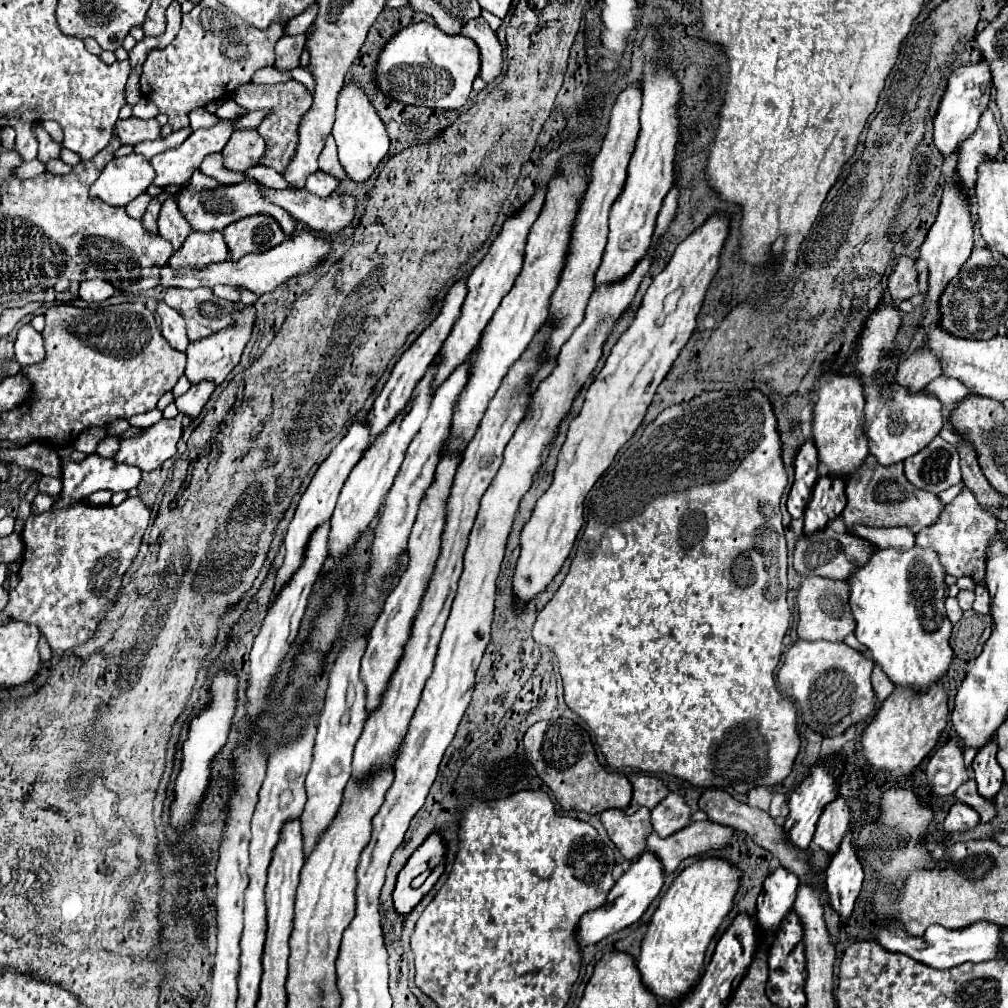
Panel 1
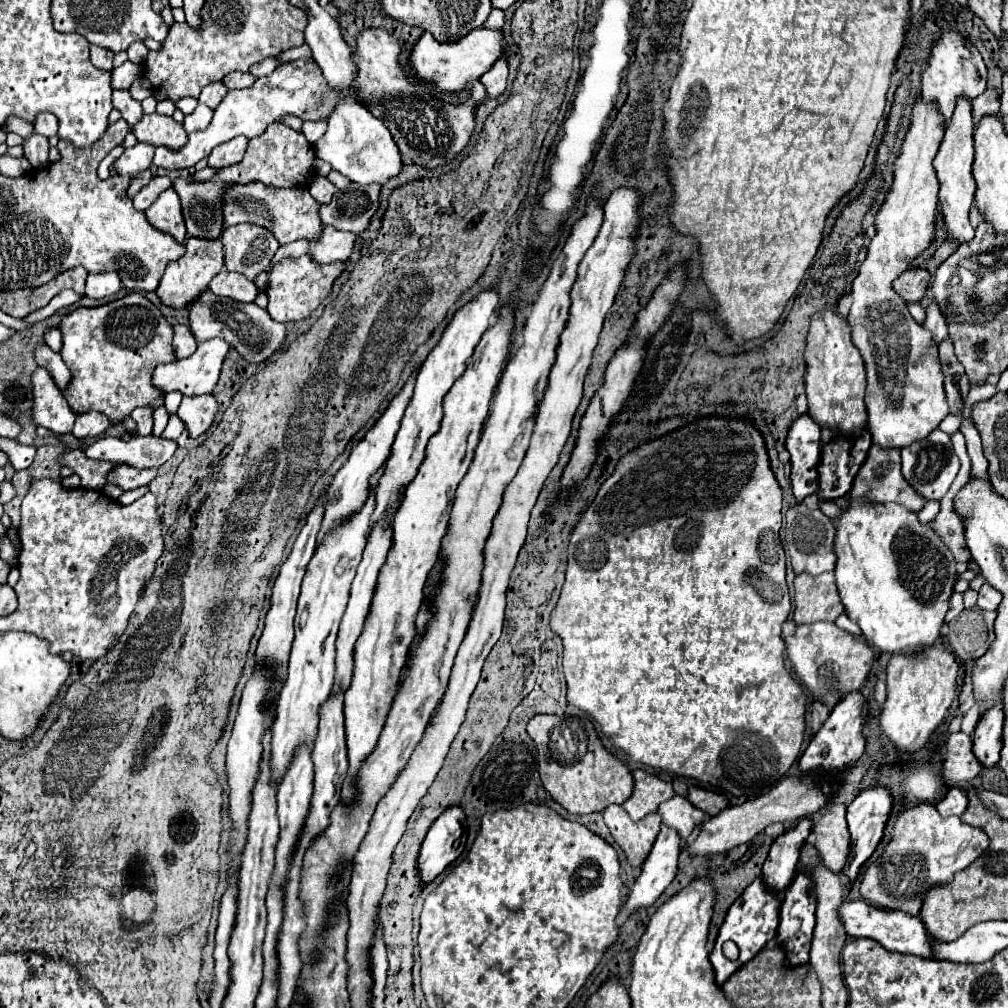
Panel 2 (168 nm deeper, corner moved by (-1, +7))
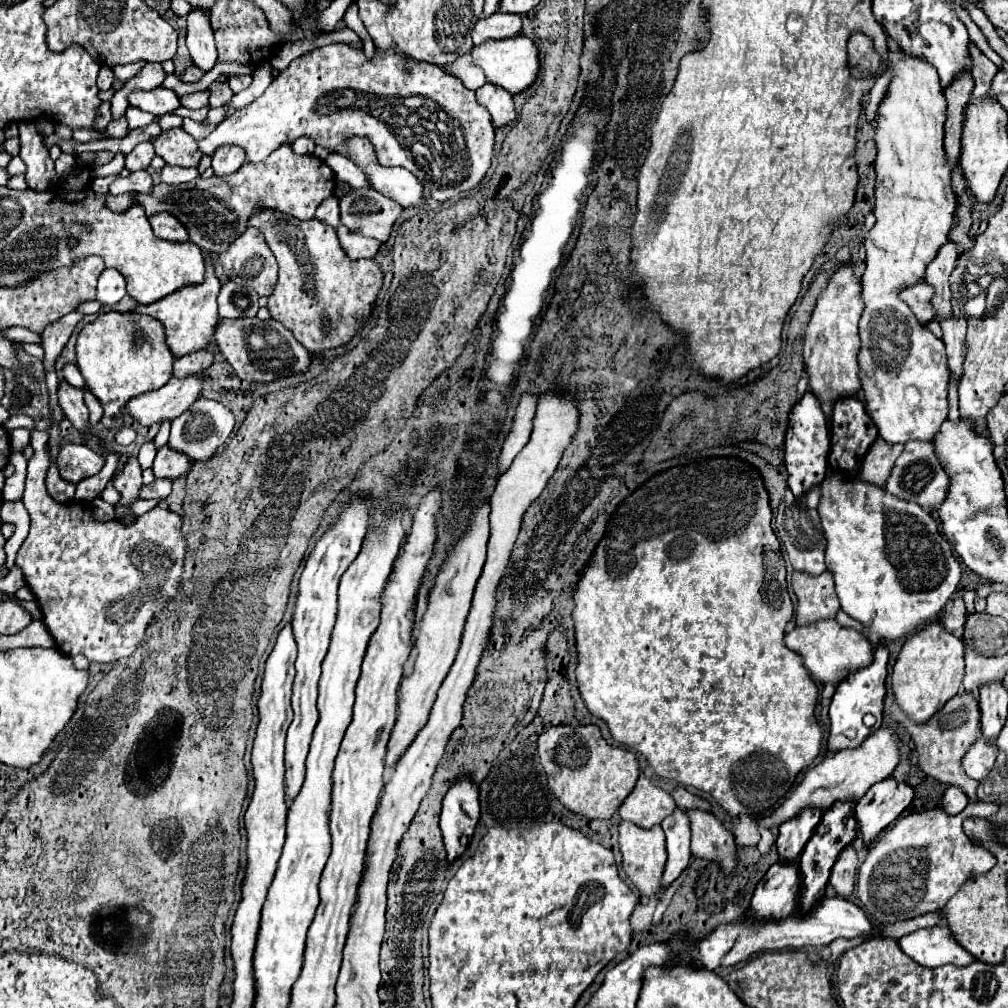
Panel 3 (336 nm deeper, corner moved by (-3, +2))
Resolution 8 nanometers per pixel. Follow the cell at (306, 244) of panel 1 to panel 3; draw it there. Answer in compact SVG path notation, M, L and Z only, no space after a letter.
M339 226L337 236L339 236L339 242L341 242L343 250L347 252L347 256L351 256L351 260L373 258L377 254L377 250L381 248L379 240L367 238L359 232L351 232L347 226Z

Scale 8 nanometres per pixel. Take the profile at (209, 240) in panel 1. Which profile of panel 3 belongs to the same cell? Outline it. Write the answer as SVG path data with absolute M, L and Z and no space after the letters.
M209 260L205 264L207 264L207 280L203 284L197 284L195 288L181 288L179 292L173 292L171 296L167 296L167 300L157 300L155 304L147 304L147 306L137 304L131 310L131 312L137 312L137 314L149 314L163 324L167 346L171 348L175 360L181 358L181 356L187 356L191 352L207 348L213 342L215 328L219 324L217 294L219 294L221 284L219 284L217 276L213 274Z

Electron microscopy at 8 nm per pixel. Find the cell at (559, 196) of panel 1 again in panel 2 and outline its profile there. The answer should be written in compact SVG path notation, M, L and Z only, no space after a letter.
M507 299L507 303L503 303L497 311L497 321L483 333L481 341L477 343L465 373L445 395L441 427L429 439L425 459L415 479L409 483L405 491L405 501L401 503L393 519L393 551L389 551L389 563L385 563L385 569L381 569L381 583L377 583L377 595L373 597L373 607L369 611L369 619L365 621L365 631L361 633L361 639L357 639L353 683L345 693L349 775L341 789L343 801L351 801L351 797L355 795L353 777L361 761L377 745L379 733L393 703L399 671L405 665L409 639L413 639L413 615L417 615L417 607L421 605L427 573L437 561L457 485L467 475L473 463L475 447L489 415L489 405L495 395L499 375L509 361L513 331L515 301Z

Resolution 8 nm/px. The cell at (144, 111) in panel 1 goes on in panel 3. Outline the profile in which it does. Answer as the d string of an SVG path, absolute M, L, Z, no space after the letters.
M127 108L125 118L127 118L127 130L133 130L133 128L141 128L141 126L151 124L155 116L149 112L143 112L139 108Z

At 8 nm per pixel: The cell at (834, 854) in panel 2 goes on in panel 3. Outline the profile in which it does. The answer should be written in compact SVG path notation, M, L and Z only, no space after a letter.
M853 846L845 848L839 856L839 860L835 862L833 870L831 870L831 886L835 888L835 892L843 898L853 894L853 886L855 886L855 876L857 876L857 854L853 850Z

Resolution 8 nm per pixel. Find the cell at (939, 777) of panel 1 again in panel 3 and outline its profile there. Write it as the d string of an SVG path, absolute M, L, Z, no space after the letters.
M981 736L965 754L963 758L963 768L967 772L967 776L975 778L977 782L985 780L985 776L993 770L995 758L997 758L997 746L995 742L987 740L985 736Z

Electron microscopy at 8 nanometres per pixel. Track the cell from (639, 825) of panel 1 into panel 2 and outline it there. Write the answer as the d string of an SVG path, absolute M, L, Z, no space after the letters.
M609 805L603 811L603 817L615 843L625 851L629 865L635 869L641 867L653 839L657 837L661 817L657 813L649 813L641 821L631 821L621 805Z

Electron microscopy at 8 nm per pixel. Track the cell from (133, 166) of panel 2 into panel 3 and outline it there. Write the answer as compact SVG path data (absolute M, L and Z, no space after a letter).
M143 142L139 144L135 150L131 150L131 154L125 156L125 168L129 172L137 172L137 170L145 170L149 166L149 162L155 156L155 148L151 142Z

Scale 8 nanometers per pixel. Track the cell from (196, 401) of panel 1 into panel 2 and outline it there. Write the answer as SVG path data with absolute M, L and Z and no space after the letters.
M193 395L183 397L177 415L183 419L191 437L199 437L205 433L217 413L217 401L213 395Z

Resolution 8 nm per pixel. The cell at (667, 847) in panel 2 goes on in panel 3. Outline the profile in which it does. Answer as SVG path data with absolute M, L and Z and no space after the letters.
M675 810L671 816L667 816L661 822L661 826L667 836L667 854L669 854L665 874L663 874L663 886L669 886L687 868L691 858L689 816L685 810Z

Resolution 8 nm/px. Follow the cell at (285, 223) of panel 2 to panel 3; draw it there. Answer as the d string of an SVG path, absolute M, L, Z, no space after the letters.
M259 212L251 218L251 226L265 234L265 240L279 264L279 282L275 292L269 296L267 306L273 320L291 330L297 342L301 342L309 352L323 352L347 344L371 318L373 304L383 286L381 266L373 260L351 260L339 246L337 232L317 218L303 222L293 216L283 216L281 212Z

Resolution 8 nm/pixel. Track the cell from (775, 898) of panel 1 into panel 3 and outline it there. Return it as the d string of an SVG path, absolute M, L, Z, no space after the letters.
M805 808L795 818L787 820L779 826L777 852L779 852L779 858L783 862L791 862L803 852L805 844L813 836L815 826L819 824L821 814L823 812L819 808Z

